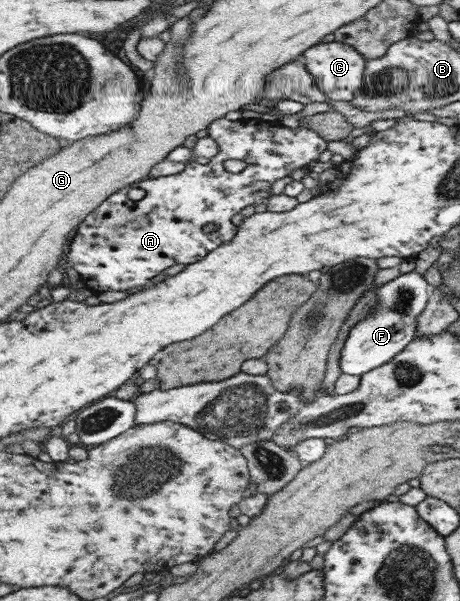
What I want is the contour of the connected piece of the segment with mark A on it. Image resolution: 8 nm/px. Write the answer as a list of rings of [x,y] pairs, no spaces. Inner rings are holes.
[[[224,117],[212,122],[207,129],[208,136],[214,138],[214,140],[219,144],[219,149],[221,152],[215,156],[215,158],[211,159],[208,164],[199,164],[199,162],[191,162],[191,164],[187,165],[186,170],[183,170],[180,174],[173,176],[163,176],[163,177],[151,177],[150,179],[143,180],[141,182],[133,183],[130,186],[122,188],[116,194],[113,194],[104,204],[101,204],[101,207],[98,207],[96,211],[92,213],[92,215],[88,215],[83,223],[77,227],[77,236],[74,236],[72,247],[69,251],[69,256],[67,256],[67,265],[71,266],[75,271],[77,271],[81,278],[82,283],[85,287],[91,289],[94,294],[98,294],[101,292],[109,292],[109,290],[131,290],[131,288],[145,288],[150,286],[151,278],[155,278],[155,276],[159,276],[163,270],[167,270],[167,268],[171,268],[171,266],[175,266],[175,264],[184,264],[190,265],[200,260],[203,260],[205,256],[207,256],[211,251],[215,251],[216,248],[223,246],[231,242],[236,238],[236,234],[239,229],[231,222],[231,218],[235,216],[235,214],[241,215],[241,210],[245,210],[247,206],[259,206],[259,204],[268,203],[271,199],[273,192],[273,184],[277,182],[277,180],[281,180],[281,178],[289,177],[290,174],[293,174],[295,170],[304,169],[311,162],[315,162],[319,160],[319,156],[327,150],[327,140],[324,137],[321,137],[319,133],[315,132],[315,129],[305,128],[303,125],[297,128],[291,128],[285,126],[283,124],[277,124],[276,122],[262,121],[257,119],[239,119],[236,121],[227,120]],[[227,160],[240,160],[247,163],[247,166],[237,174],[231,174],[231,172],[227,172],[225,170],[225,162]],[[130,188],[142,188],[146,195],[135,202],[135,200],[129,200],[129,189]],[[207,224],[218,224],[219,228],[213,233],[205,233],[203,232],[203,228],[207,226]]]

